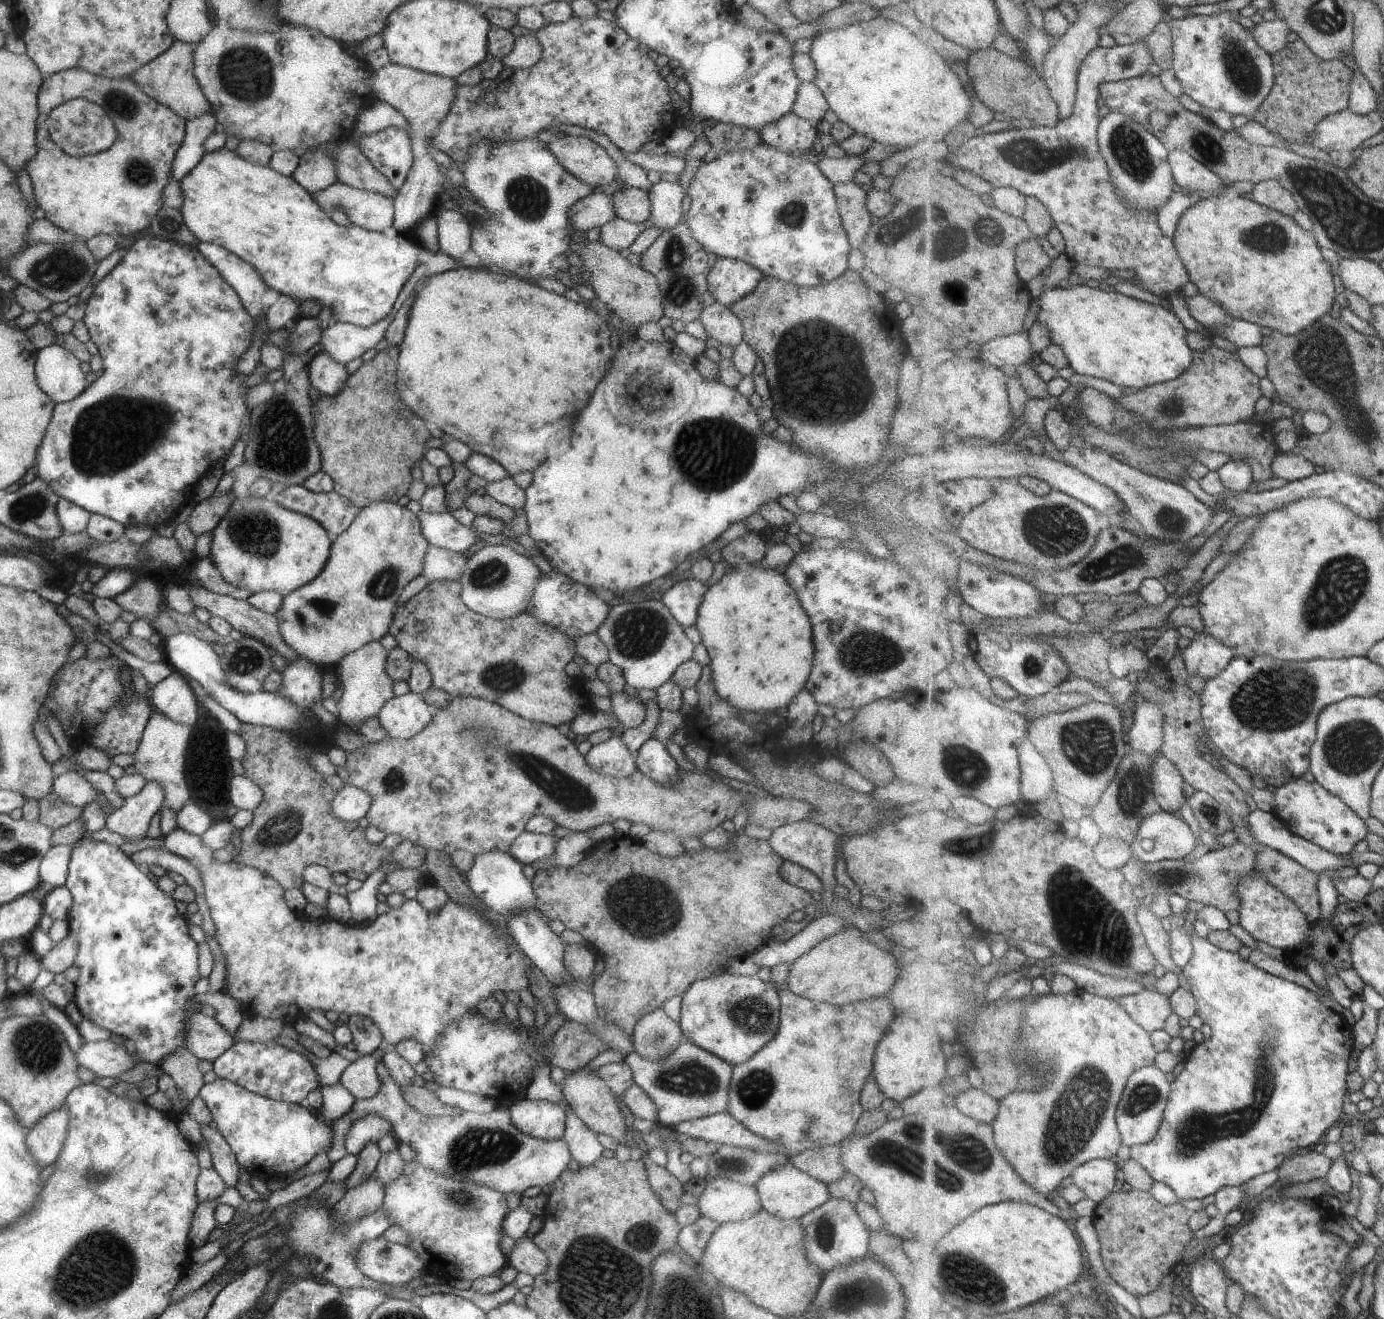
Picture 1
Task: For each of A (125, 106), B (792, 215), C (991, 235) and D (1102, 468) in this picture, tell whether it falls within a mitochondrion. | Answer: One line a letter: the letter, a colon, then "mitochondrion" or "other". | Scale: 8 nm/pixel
A: mitochondrion
B: mitochondrion
C: mitochondrion
D: other

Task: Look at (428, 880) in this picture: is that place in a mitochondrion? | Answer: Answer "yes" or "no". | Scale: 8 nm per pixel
no

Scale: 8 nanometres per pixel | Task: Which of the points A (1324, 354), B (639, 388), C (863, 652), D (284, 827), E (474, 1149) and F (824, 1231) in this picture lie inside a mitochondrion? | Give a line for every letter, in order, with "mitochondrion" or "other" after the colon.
A: mitochondrion
B: mitochondrion
C: mitochondrion
D: mitochondrion
E: mitochondrion
F: mitochondrion

